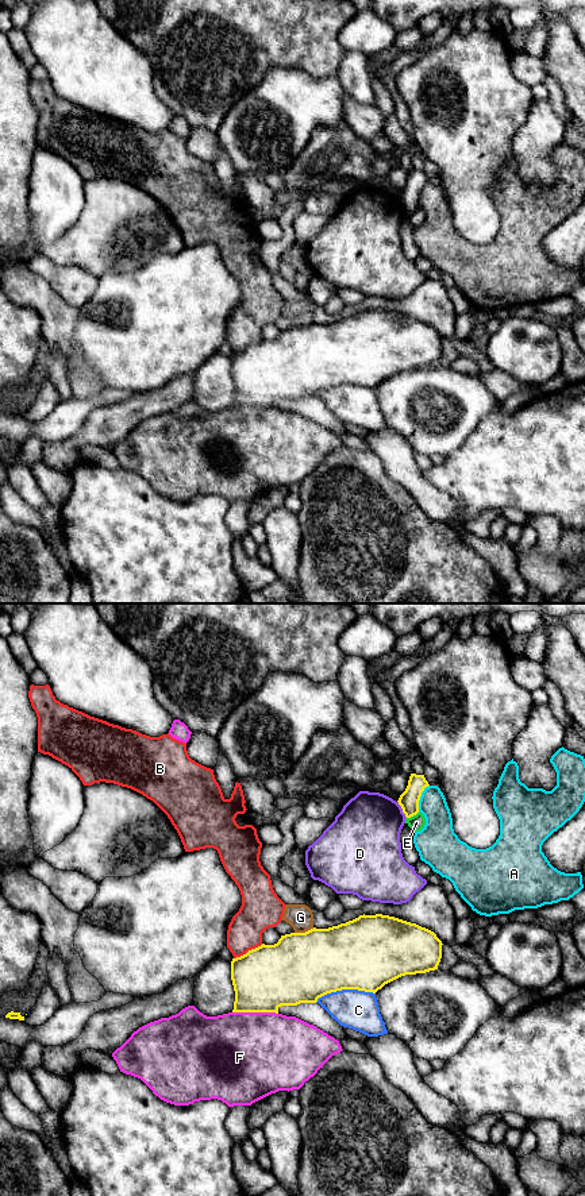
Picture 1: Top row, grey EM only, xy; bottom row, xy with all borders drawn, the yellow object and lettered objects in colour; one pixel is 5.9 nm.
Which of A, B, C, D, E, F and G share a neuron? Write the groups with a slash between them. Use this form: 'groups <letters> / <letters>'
groups A / B G / C / D / E / F

